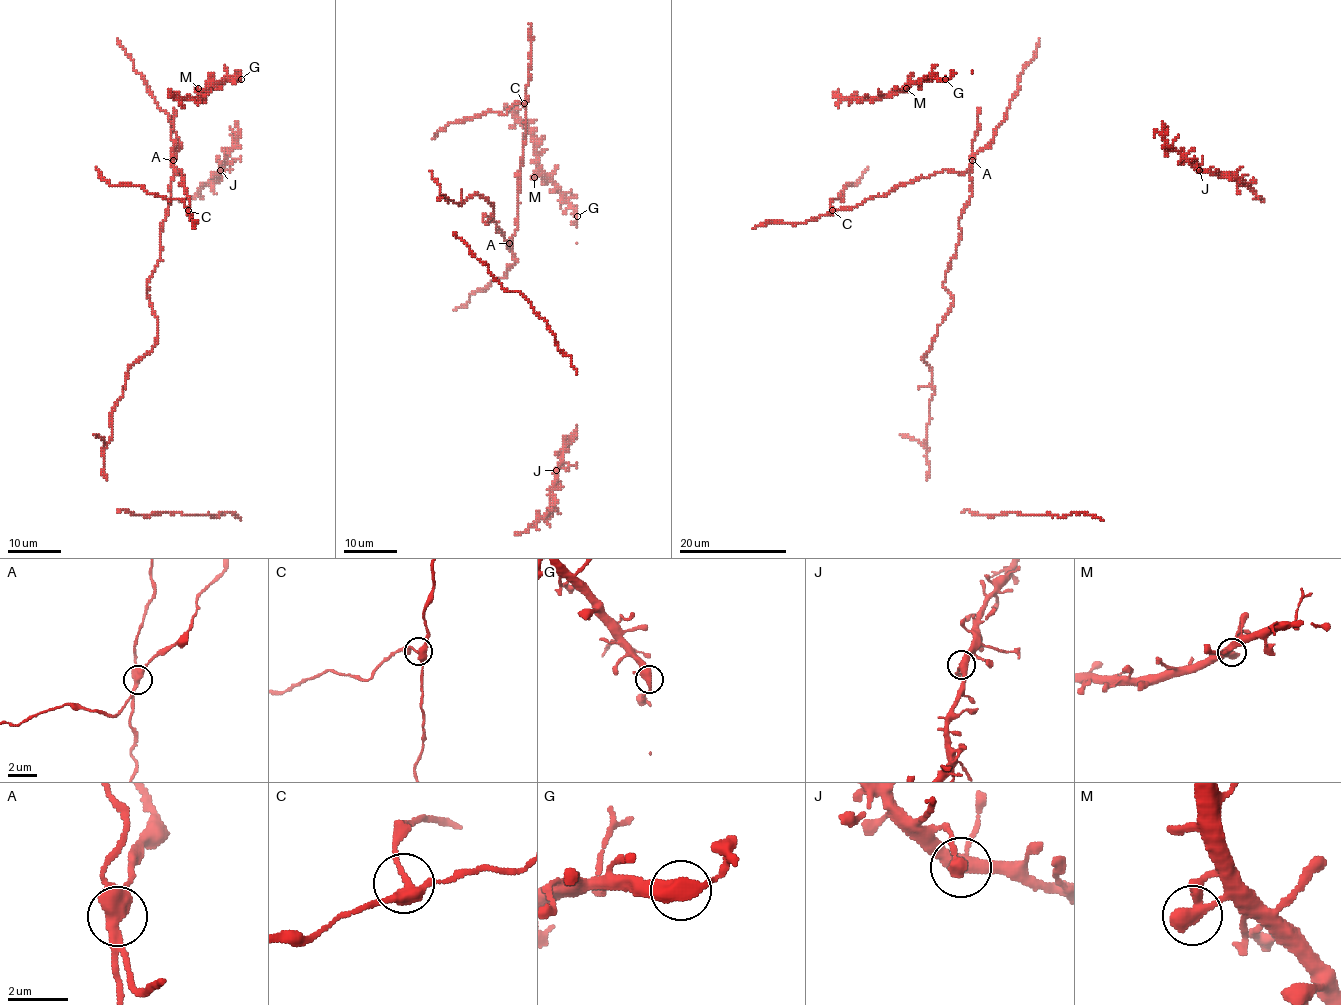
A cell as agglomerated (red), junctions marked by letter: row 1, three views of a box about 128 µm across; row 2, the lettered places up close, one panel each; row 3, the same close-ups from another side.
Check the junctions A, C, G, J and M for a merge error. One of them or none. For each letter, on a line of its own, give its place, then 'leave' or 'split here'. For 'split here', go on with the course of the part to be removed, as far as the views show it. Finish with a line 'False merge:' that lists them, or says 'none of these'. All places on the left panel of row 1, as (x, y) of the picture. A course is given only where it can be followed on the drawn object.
A: at (173, 160); leave
C: at (188, 210); leave
G: at (241, 79); leave
J: at (220, 170); leave
M: at (198, 88); leave
False merge: none of these

